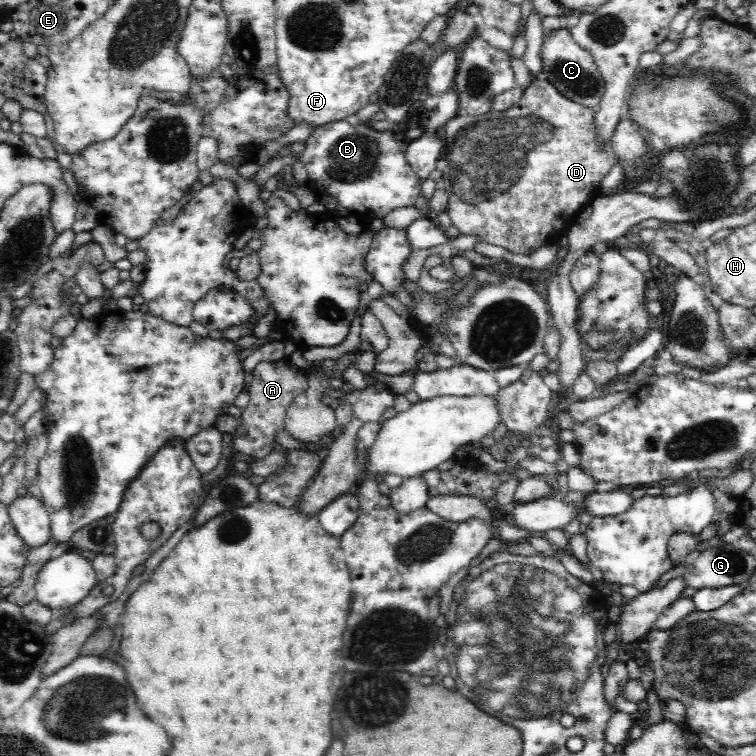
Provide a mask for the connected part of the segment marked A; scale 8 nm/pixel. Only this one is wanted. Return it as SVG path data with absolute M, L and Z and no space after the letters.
M288 357L277 361L261 361L253 372L249 386L249 402L241 410L239 425L233 433L233 446L238 452L263 459L273 450L274 438L278 430L284 428L287 408L293 400L308 386L307 372L294 365Z

